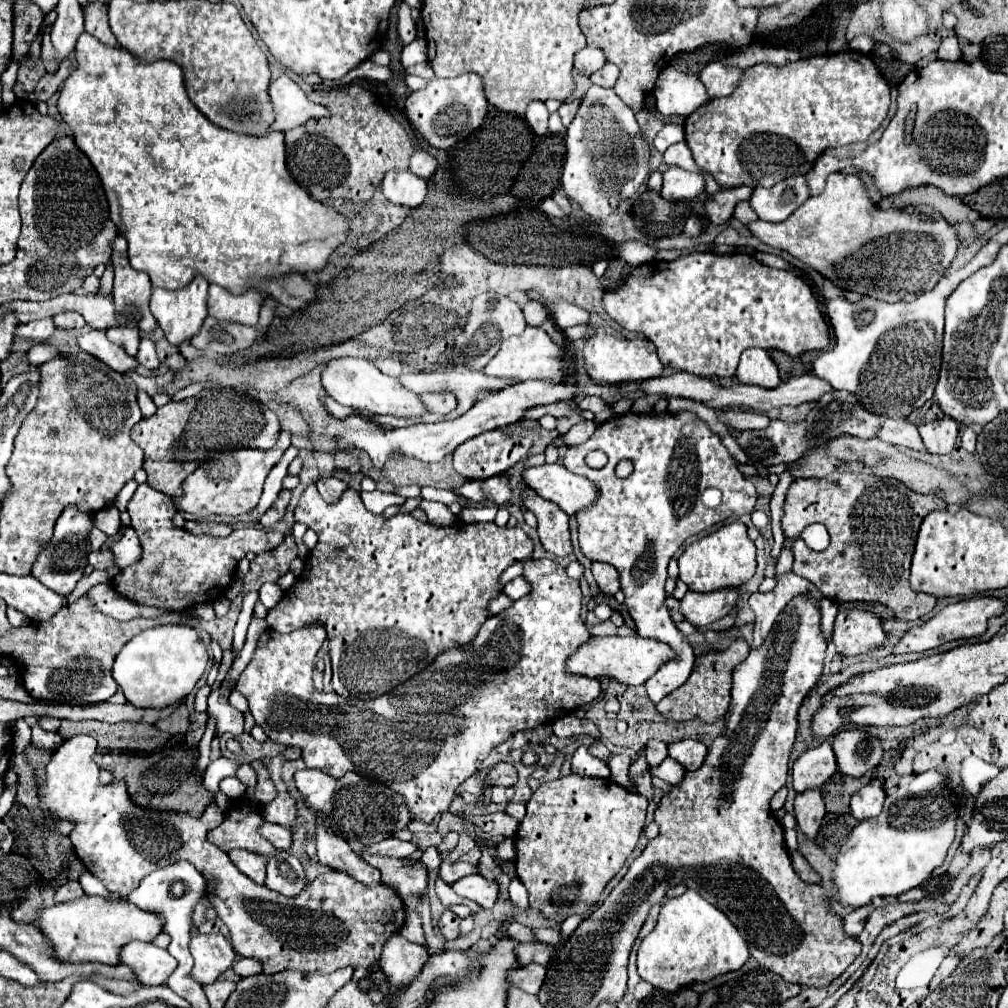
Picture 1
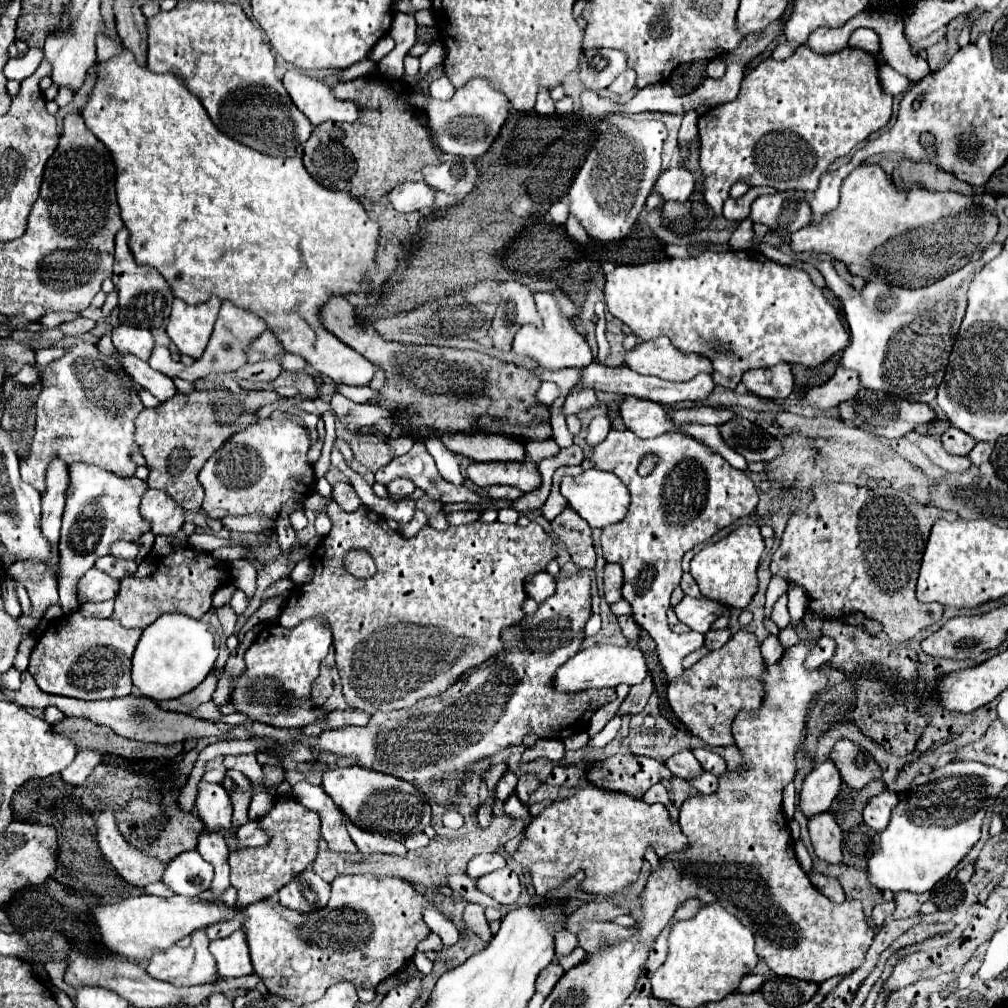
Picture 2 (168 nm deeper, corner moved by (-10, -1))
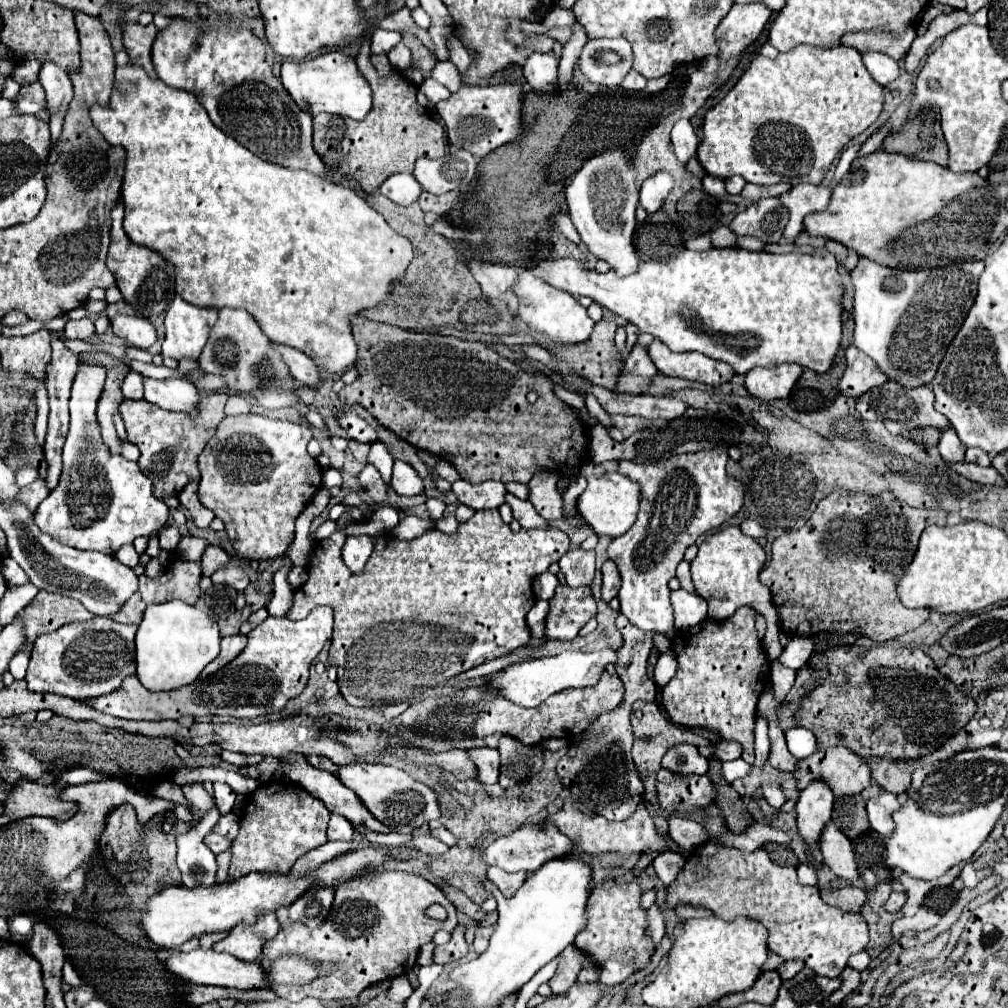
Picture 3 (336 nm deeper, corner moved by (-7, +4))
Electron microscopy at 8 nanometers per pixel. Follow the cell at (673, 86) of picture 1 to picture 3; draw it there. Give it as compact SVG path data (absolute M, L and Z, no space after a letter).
M680 119L674 125L674 129L672 129L672 145L674 145L674 153L676 153L676 157L678 157L678 161L682 165L686 165L688 159L696 155L698 137L694 133L694 127L692 127L690 119Z

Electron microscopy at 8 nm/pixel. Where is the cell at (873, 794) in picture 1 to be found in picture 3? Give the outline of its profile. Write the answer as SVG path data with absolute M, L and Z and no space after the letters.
M882 789L878 797L874 797L874 799L870 799L870 801L866 803L870 827L872 827L876 833L890 835L890 831L894 829L892 813L896 811L898 805L900 805L900 803L896 801L896 795Z

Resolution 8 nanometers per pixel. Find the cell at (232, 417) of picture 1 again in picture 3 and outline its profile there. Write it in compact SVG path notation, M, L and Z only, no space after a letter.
M210 391L202 397L202 405L198 415L186 415L186 413L176 413L176 411L166 411L160 407L154 407L146 399L132 401L126 399L120 407L120 415L126 425L128 441L134 443L140 449L140 461L138 465L142 467L142 473L152 481L154 485L154 495L158 499L166 495L178 495L188 483L198 483L200 481L200 471L198 471L198 455L210 441L210 437L216 433L216 427L220 421L226 417L224 405L228 401L228 393L222 391Z

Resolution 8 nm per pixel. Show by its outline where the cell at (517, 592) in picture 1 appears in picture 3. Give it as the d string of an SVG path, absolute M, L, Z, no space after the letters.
M542 573L532 581L532 589L538 599L550 599L554 595L556 585L558 585L558 579L552 573Z

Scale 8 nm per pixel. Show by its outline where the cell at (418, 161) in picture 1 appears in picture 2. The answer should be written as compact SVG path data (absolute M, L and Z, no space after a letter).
M443 156L439 166L425 166L423 180L429 188L441 190L453 196L467 196L479 178L475 164L459 156Z

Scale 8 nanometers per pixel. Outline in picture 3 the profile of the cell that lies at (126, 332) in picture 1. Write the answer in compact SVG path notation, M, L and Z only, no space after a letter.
M120 315L110 321L110 327L116 337L120 337L122 341L126 341L132 347L148 349L156 343L156 329L148 319Z

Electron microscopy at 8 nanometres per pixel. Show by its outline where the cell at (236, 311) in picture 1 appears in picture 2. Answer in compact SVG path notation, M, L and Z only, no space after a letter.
M223 302L221 312L219 312L217 322L215 322L215 328L213 328L213 334L211 334L211 340L209 340L209 346L207 346L205 354L193 366L187 368L181 362L173 362L171 356L169 356L169 350L165 346L155 346L155 350L153 350L151 358L149 358L149 366L161 370L163 374L167 374L171 378L179 376L179 378L183 378L187 382L195 382L199 378L205 378L209 372L233 372L233 370L241 368L243 364L247 364L245 348L257 336L261 336L261 332L265 332L265 330L267 330L267 326L265 326L265 322L257 314L241 310L241 308L233 306L231 302Z

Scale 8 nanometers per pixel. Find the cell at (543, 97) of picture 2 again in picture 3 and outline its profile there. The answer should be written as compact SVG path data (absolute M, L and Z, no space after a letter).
M552 51L534 53L524 63L524 77L536 93L548 93L556 89L556 67L558 67L558 61Z

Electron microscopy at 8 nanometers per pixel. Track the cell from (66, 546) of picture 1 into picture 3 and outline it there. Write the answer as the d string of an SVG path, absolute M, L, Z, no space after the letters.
M82 365L76 373L70 395L70 431L62 449L62 479L48 499L34 513L34 523L62 545L80 551L100 551L114 555L122 545L136 537L152 535L164 527L170 509L152 493L150 479L122 455L110 455L102 447L96 421L96 401L106 379L104 367Z

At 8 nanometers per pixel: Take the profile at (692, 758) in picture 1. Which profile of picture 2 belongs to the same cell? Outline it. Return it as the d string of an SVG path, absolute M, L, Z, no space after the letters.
M697 748L693 750L693 754L701 762L701 766L711 774L723 774L727 770L727 762L717 752L711 752L707 748Z

